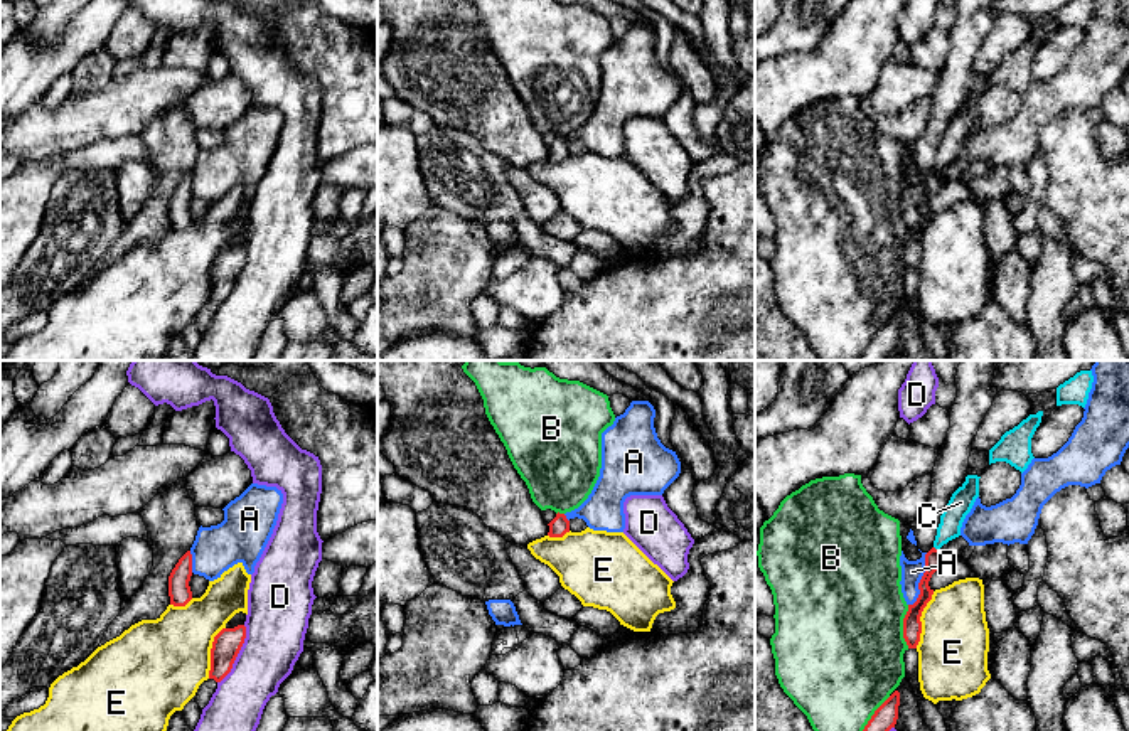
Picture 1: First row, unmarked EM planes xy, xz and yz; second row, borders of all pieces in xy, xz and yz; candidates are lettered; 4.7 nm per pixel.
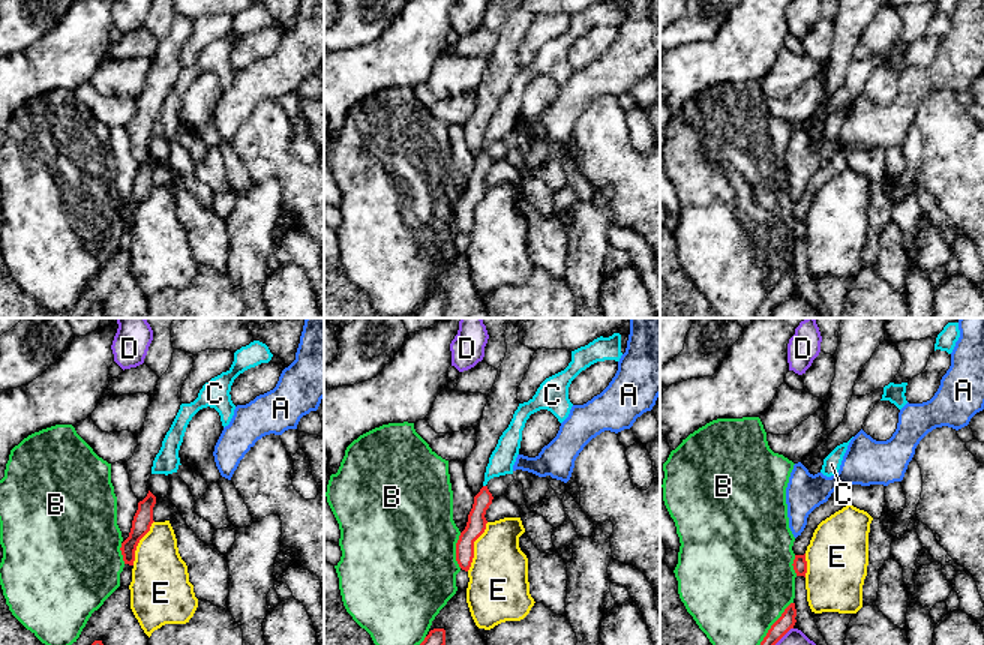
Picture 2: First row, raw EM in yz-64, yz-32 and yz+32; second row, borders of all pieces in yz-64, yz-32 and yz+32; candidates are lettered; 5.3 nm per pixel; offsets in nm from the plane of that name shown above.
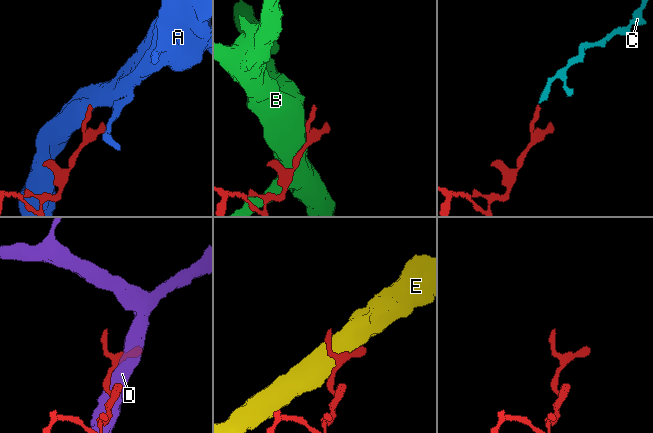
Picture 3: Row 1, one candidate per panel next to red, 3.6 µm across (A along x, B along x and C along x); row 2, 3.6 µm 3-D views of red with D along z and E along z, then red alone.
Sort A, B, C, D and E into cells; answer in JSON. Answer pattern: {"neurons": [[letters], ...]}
{"neurons": [["A"], ["B"], ["C"], ["D"], ["E"]]}

